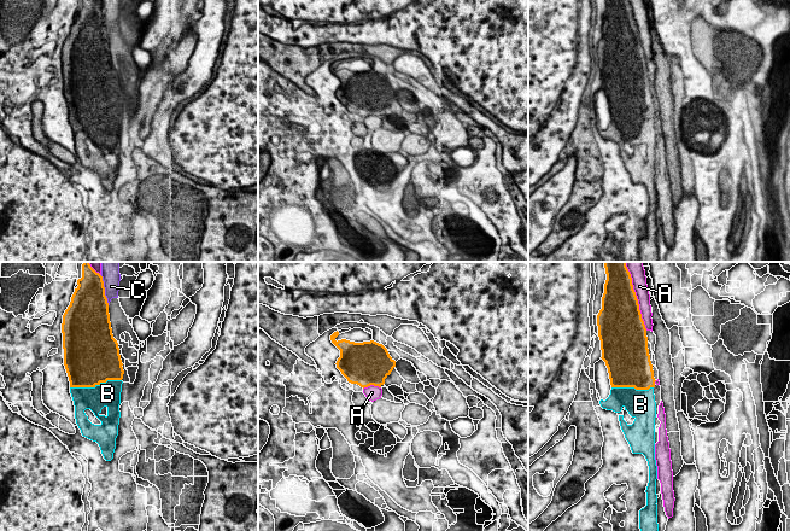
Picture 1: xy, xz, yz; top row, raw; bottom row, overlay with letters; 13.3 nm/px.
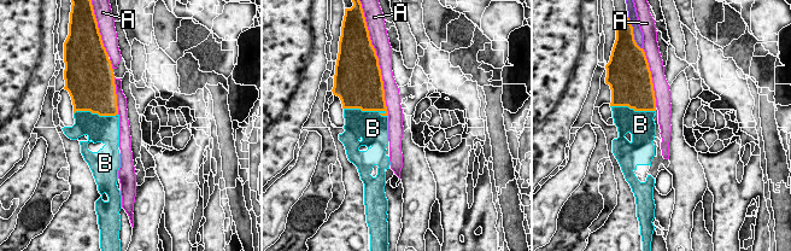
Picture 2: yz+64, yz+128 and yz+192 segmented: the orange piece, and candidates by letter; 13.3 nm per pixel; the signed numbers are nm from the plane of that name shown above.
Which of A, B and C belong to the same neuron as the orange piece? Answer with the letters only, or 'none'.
B

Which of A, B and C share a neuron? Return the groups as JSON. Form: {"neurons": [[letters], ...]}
{"neurons": [["A"], ["B"], ["C"]]}

